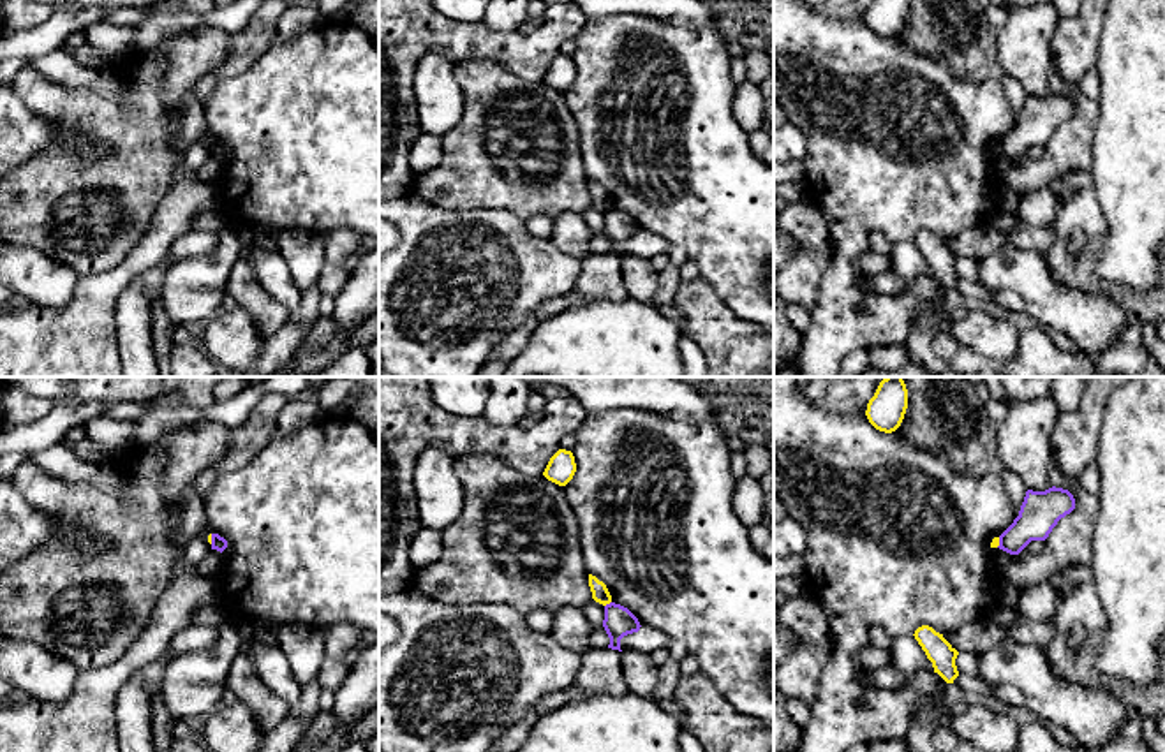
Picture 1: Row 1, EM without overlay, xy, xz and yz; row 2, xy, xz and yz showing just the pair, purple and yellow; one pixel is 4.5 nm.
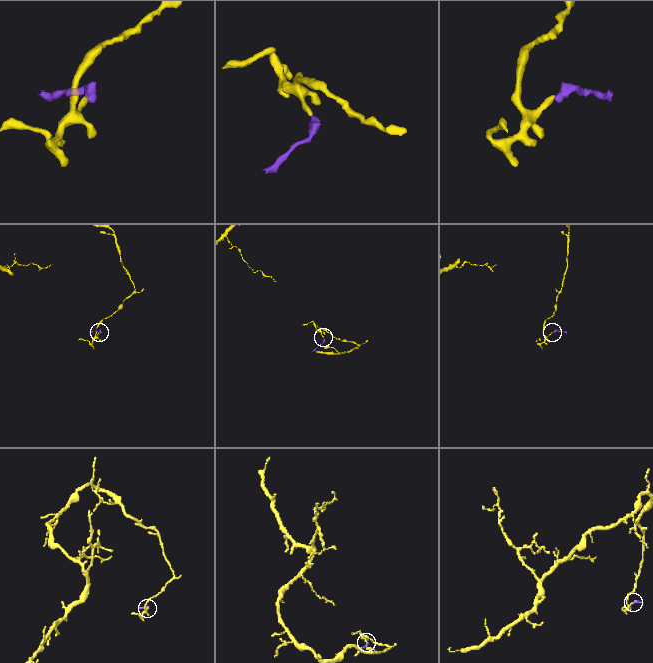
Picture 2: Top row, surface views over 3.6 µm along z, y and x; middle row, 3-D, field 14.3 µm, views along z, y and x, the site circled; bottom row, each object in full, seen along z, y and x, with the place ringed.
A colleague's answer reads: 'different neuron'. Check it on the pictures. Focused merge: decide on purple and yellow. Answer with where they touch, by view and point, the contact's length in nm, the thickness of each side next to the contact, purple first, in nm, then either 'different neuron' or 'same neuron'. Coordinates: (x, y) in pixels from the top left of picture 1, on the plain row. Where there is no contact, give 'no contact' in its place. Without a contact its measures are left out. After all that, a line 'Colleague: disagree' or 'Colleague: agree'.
xz (607, 210) | 40 nm | 140/80 nm | different neuron
Colleague: agree

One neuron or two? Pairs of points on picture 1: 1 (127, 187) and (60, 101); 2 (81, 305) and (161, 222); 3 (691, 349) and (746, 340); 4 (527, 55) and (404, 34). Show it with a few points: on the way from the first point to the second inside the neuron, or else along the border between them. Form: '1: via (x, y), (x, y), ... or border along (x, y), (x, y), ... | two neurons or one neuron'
1: via (127, 161), (127, 150), (87, 113) | one neuron
2: via (104, 287), (152, 245) | one neuron
3: border along (684, 333), (705, 358) | two neurons
4: via (497, 48), (494, 44), (453, 41), (434, 34) | one neuron

